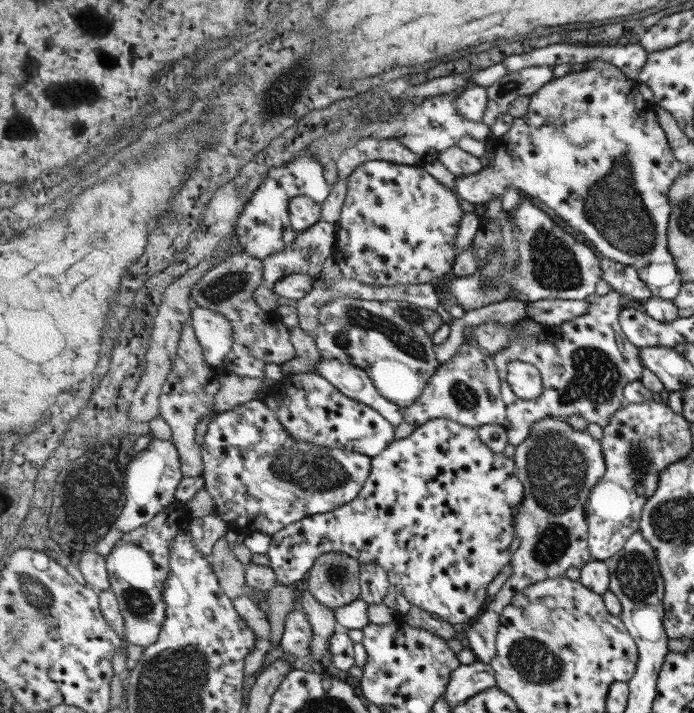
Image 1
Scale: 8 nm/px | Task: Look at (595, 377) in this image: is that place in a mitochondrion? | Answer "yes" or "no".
yes

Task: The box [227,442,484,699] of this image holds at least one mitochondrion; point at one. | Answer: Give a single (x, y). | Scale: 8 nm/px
(312, 472)

